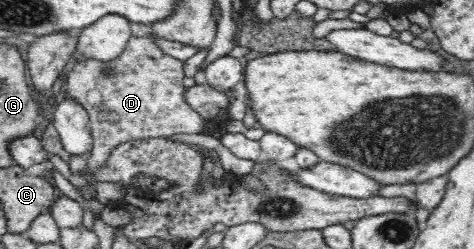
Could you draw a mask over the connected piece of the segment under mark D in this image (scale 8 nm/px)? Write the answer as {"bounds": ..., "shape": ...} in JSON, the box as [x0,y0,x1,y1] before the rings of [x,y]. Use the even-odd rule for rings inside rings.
{"bounds":[65,35,203,201],"shape":[[[132,35],[119,57],[115,57],[111,61],[99,61],[89,57],[89,59],[77,62],[66,75],[65,98],[76,101],[78,105],[87,110],[87,115],[90,117],[89,128],[92,131],[93,145],[86,167],[79,176],[86,180],[86,187],[90,191],[92,200],[98,201],[96,185],[99,181],[94,178],[96,176],[94,173],[107,163],[111,152],[118,145],[131,140],[203,131],[203,118],[184,101],[186,88],[183,86],[183,79],[185,79],[183,62],[164,53],[156,43],[155,35],[149,37]]]}

